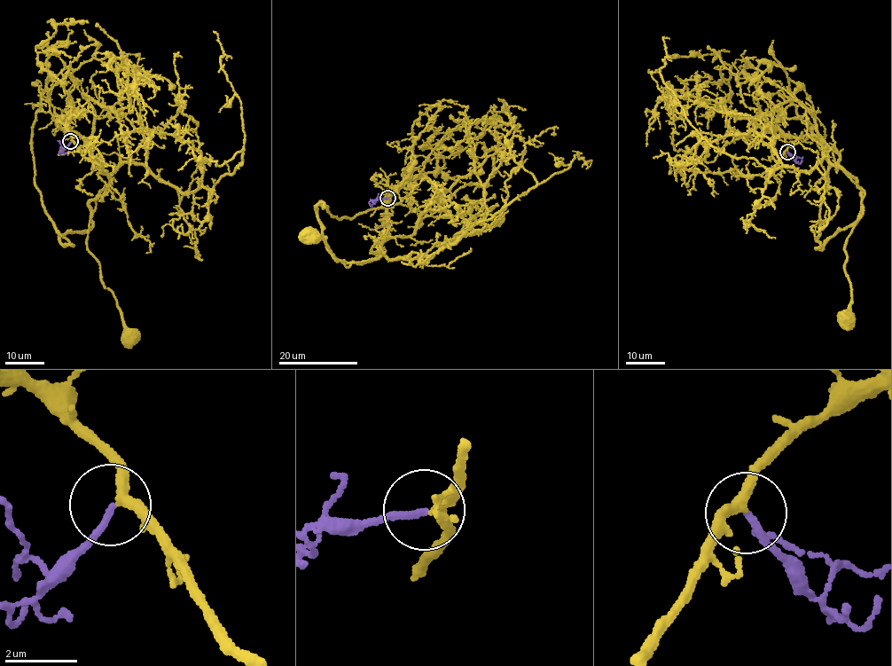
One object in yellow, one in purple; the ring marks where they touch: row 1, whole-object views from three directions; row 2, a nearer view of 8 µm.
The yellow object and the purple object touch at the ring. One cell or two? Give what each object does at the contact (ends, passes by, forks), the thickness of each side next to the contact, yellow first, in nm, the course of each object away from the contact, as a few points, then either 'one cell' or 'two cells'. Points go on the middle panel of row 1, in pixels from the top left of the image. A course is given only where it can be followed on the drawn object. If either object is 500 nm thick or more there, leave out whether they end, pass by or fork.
yellow passes by; purple ends there; 280 nm thick on the yellow side, 180 nm on the other; yellow runs (388, 198), (379, 255), (348, 267), (332, 254), (325, 236), (317, 234), (314, 243), (309, 235); purple runs (387, 198), (376, 201), (378, 193); one cell

